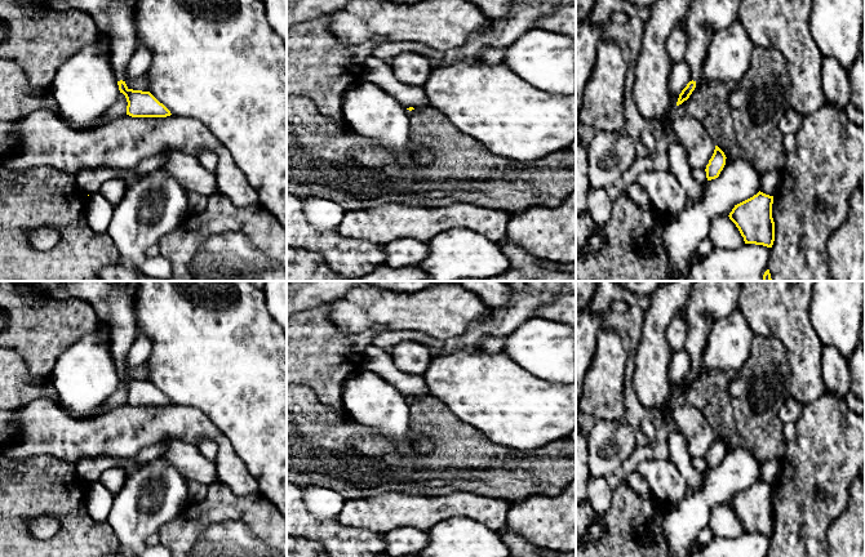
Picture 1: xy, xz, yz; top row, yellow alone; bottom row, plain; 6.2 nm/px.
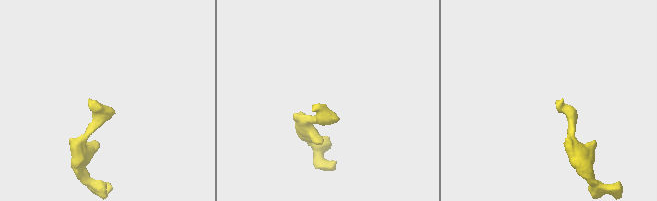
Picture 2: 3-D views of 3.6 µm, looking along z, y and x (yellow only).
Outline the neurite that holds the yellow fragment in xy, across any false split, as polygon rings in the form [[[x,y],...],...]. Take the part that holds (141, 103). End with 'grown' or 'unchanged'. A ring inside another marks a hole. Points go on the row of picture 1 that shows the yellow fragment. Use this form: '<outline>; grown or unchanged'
[[[18,0],[41,4],[45,9],[88,14],[111,43],[111,59],[120,93],[127,98],[127,115],[132,117],[167,117],[170,111],[150,92],[133,90],[125,84],[125,70],[139,46],[136,27],[136,0]]]; grown

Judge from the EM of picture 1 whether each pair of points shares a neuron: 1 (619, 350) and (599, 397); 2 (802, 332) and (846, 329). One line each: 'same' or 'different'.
1: same
2: different

